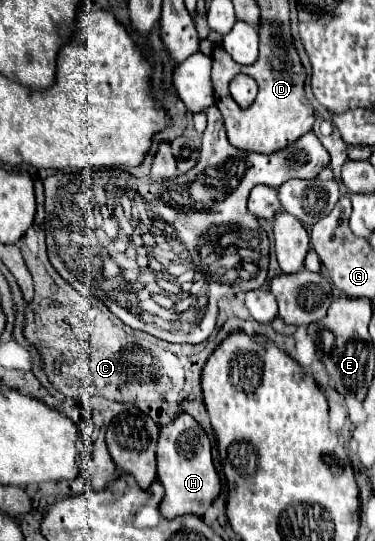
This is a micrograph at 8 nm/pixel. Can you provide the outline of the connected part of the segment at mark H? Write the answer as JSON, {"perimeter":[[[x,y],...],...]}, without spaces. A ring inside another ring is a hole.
{"perimeter":[[[181,413],[171,423],[161,427],[157,443],[157,477],[165,487],[165,497],[159,505],[159,511],[167,519],[187,513],[201,517],[211,501],[219,495],[221,481],[213,467],[209,437],[191,415]]]}

